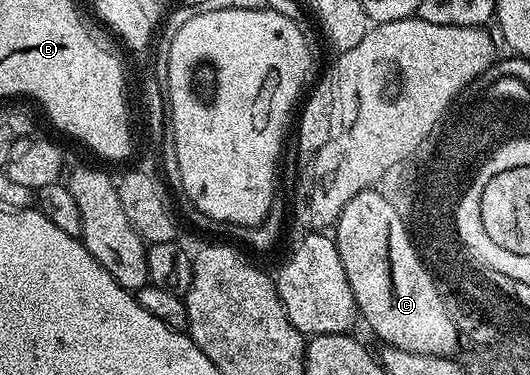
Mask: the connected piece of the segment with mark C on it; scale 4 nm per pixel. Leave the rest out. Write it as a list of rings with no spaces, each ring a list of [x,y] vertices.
[[[380,190],[359,192],[342,210],[334,225],[334,239],[338,246],[338,254],[342,258],[342,270],[346,270],[346,278],[350,282],[350,290],[354,290],[354,302],[361,321],[368,323],[368,328],[387,347],[398,350],[410,350],[414,354],[432,354],[434,356],[452,356],[456,343],[462,340],[461,333],[456,331],[450,314],[446,314],[446,306],[442,306],[442,298],[436,289],[425,263],[420,258],[417,245],[406,234],[399,230],[396,212],[391,199]]]

